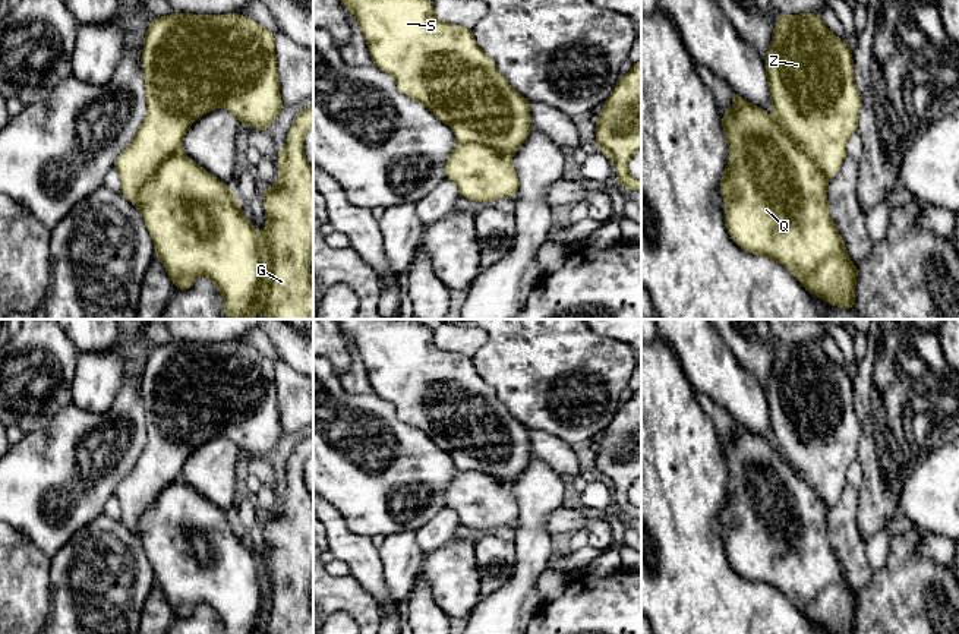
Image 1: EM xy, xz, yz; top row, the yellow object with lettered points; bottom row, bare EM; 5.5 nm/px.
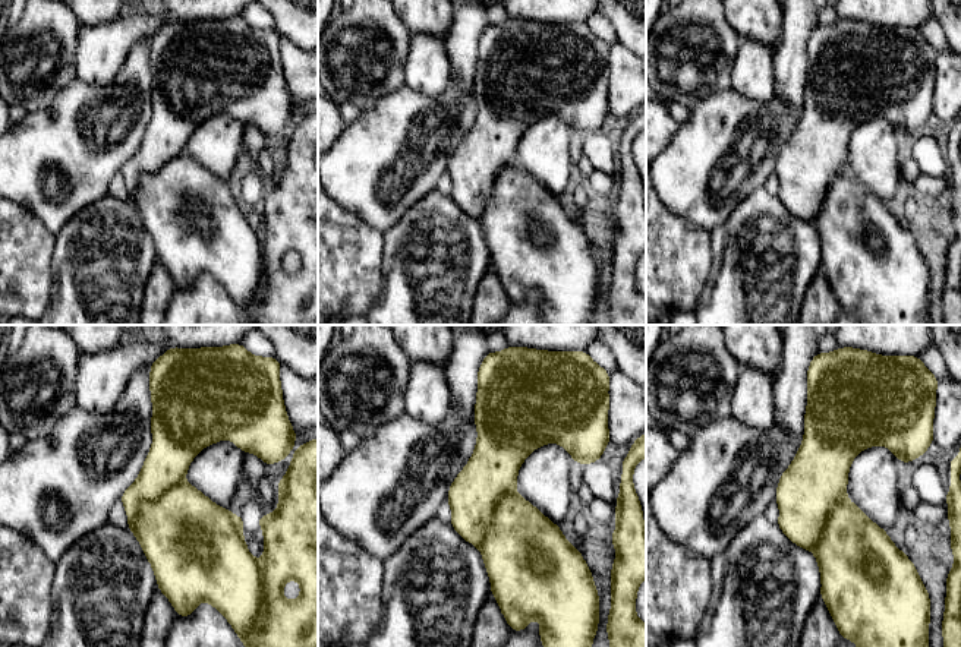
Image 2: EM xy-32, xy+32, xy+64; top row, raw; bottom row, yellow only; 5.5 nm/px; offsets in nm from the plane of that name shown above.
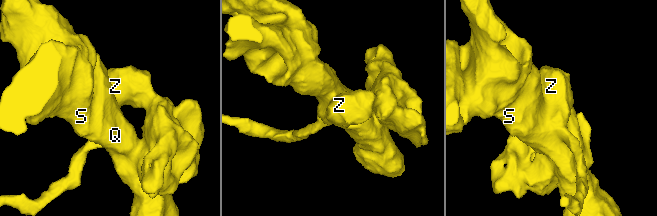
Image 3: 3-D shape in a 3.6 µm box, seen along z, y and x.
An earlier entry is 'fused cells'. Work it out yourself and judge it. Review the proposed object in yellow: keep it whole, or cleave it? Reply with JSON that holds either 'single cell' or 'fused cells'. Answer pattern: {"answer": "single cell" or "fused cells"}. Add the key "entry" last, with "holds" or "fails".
{"answer": "fused cells", "entry": "holds"}

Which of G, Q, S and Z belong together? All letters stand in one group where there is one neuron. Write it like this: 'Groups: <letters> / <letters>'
Groups: G Z / Q S

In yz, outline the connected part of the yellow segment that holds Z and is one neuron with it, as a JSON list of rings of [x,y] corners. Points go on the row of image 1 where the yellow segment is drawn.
[[[814,13],[777,15],[766,56],[769,94],[779,124],[804,149],[829,183],[839,171],[846,142],[858,129],[861,95],[855,85],[851,47]]]

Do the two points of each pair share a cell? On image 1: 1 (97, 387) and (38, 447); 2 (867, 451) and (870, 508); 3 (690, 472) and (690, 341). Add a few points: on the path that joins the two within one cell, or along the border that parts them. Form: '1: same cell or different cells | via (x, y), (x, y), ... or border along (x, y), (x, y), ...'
1: different cells | border along (72, 401), (97, 413), (106, 413), (113, 406)
2: same cell | via (873, 466), (873, 494)
3: different cells | border along (674, 352), (684, 375), (691, 384)

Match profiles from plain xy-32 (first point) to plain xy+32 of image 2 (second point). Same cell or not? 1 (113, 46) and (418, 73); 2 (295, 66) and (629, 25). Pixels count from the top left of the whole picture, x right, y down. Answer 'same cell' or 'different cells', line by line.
1: same cell
2: different cells

